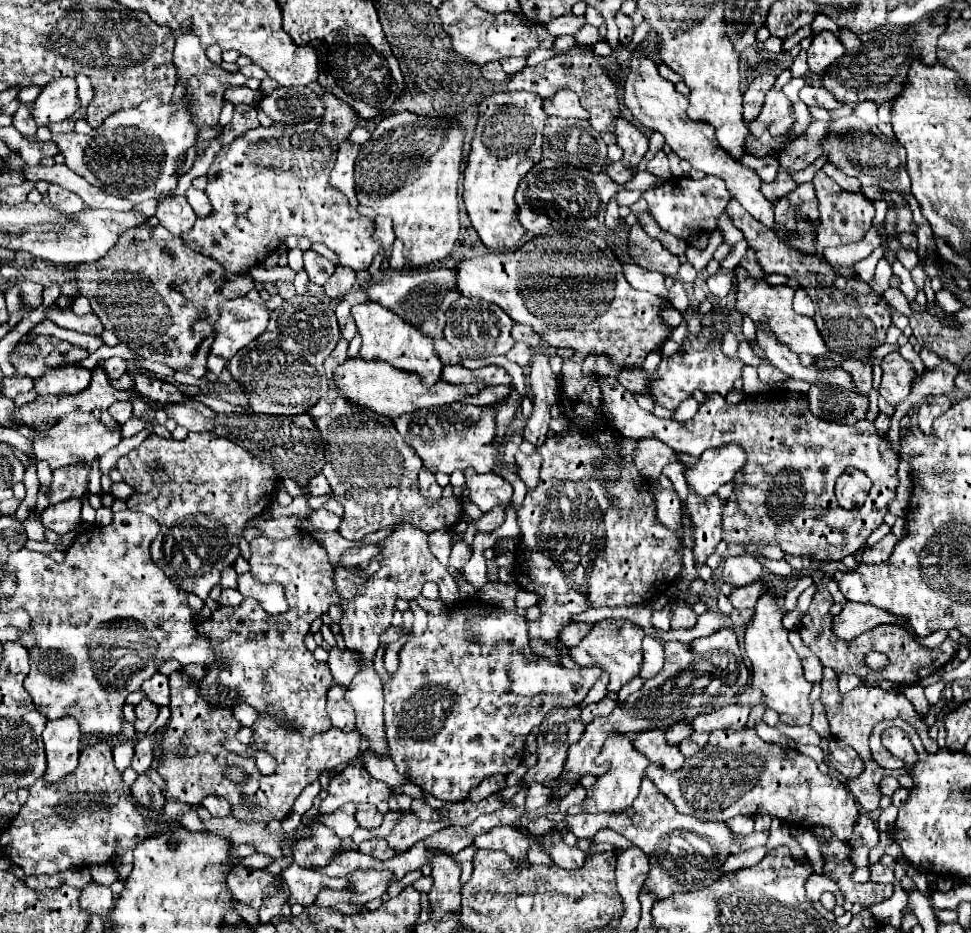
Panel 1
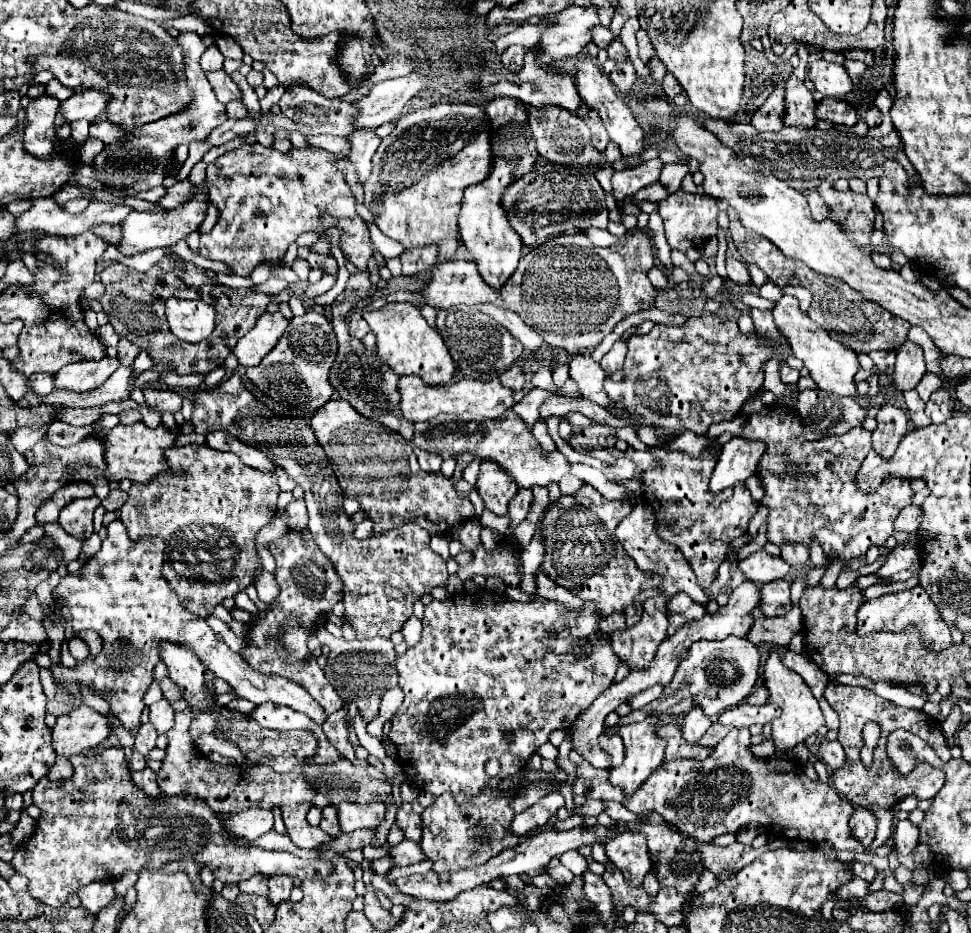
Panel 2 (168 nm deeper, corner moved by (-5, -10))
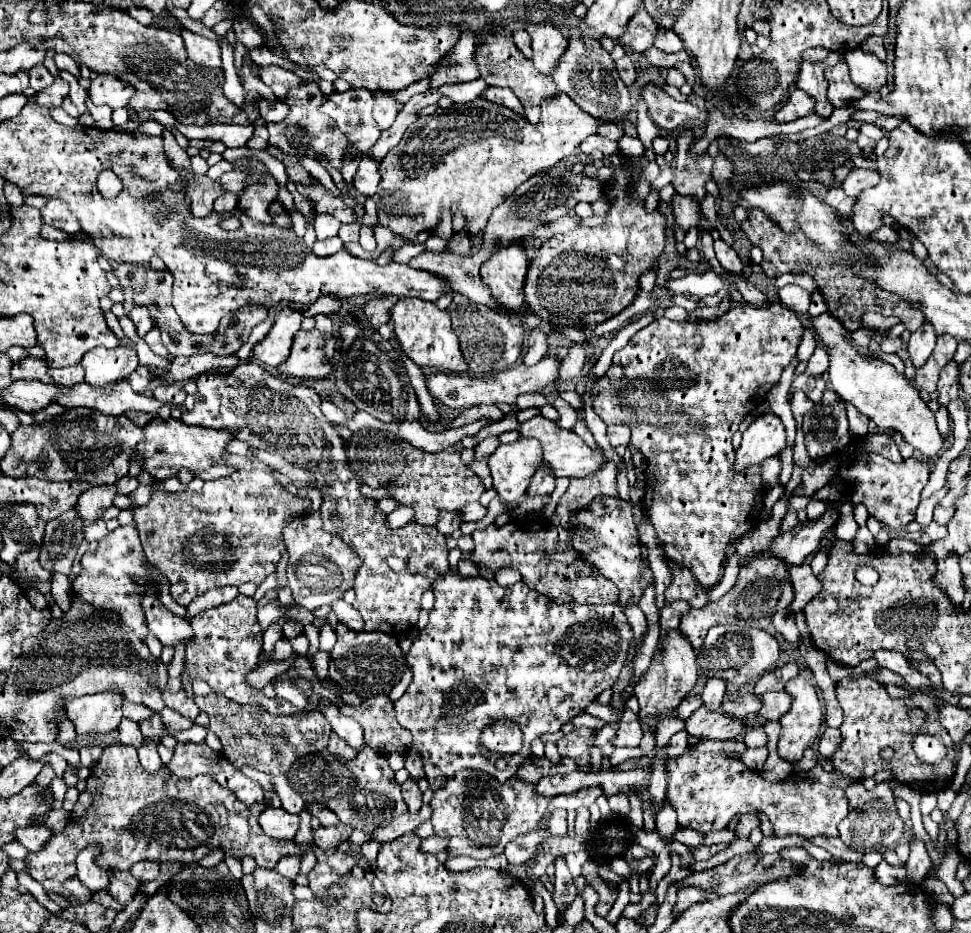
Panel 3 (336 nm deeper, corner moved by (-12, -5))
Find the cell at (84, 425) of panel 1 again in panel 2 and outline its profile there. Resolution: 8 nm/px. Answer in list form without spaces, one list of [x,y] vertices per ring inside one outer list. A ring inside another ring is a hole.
[[[138,421],[138,423],[132,423],[132,425],[118,423],[112,429],[98,427],[96,439],[100,439],[100,443],[104,447],[104,463],[106,463],[104,477],[108,481],[130,479],[134,483],[148,483],[154,475],[158,475],[162,469],[166,469],[164,449],[172,447],[176,435],[170,433],[164,425],[160,425],[158,429],[150,429],[142,421]]]

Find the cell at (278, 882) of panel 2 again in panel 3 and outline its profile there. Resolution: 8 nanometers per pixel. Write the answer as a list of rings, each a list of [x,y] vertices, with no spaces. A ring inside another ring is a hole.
[[[283,856],[279,862],[277,862],[277,872],[283,874],[285,878],[295,878],[299,874],[299,866],[301,866],[301,856]]]

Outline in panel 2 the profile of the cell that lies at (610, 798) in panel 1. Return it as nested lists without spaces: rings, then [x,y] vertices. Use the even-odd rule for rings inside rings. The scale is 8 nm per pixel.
[[[652,715],[652,717],[646,717],[646,719],[640,721],[640,723],[628,723],[628,725],[622,725],[622,727],[618,729],[622,741],[624,741],[626,751],[624,751],[624,763],[622,763],[620,767],[612,769],[612,773],[610,773],[610,783],[612,783],[614,787],[620,787],[620,789],[624,791],[626,799],[632,797],[632,795],[642,787],[642,783],[656,771],[656,767],[658,767],[660,763],[664,763],[664,739],[658,739],[658,737],[656,737],[656,727],[658,727],[658,723],[660,723],[660,719]]]

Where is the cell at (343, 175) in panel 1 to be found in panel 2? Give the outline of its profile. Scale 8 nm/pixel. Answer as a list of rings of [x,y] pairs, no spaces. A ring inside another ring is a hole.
[[[352,133],[350,135],[350,155],[348,161],[356,167],[358,175],[370,175],[372,155],[380,145],[380,139],[374,133]]]

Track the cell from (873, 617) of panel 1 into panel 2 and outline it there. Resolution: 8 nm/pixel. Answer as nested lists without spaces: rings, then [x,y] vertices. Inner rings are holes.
[[[912,587],[906,591],[898,591],[898,593],[870,599],[858,609],[856,617],[858,617],[856,635],[860,635],[860,637],[868,635],[872,631],[882,631],[882,629],[892,631],[892,633],[900,633],[906,627],[916,627],[920,631],[920,643],[924,649],[930,647],[930,651],[942,651],[952,645],[948,625],[940,619],[940,615],[936,615],[936,607],[928,599],[928,595],[924,595],[924,591],[920,591],[920,587]]]

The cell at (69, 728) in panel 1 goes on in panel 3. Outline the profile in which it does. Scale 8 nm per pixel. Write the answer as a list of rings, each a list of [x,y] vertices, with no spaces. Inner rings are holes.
[[[107,690],[93,696],[81,696],[67,704],[67,718],[79,734],[83,732],[111,732],[119,726],[123,692]]]

